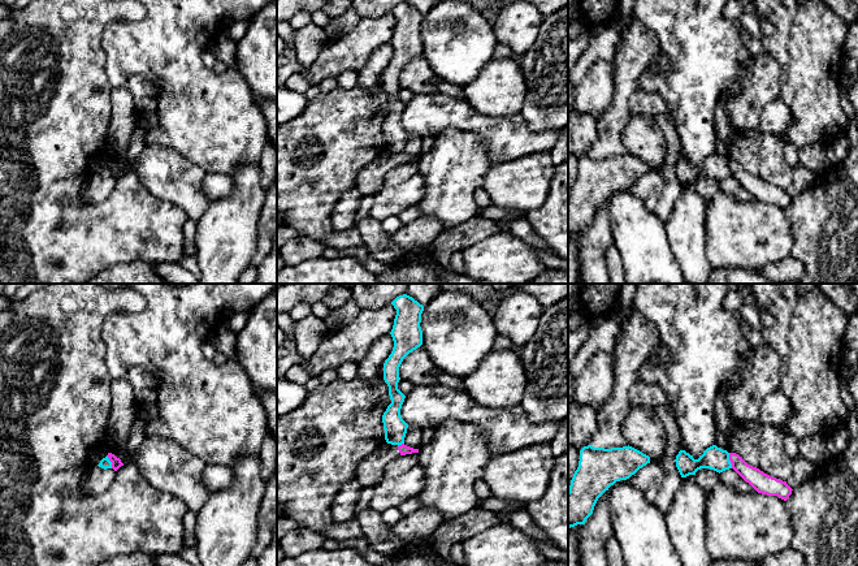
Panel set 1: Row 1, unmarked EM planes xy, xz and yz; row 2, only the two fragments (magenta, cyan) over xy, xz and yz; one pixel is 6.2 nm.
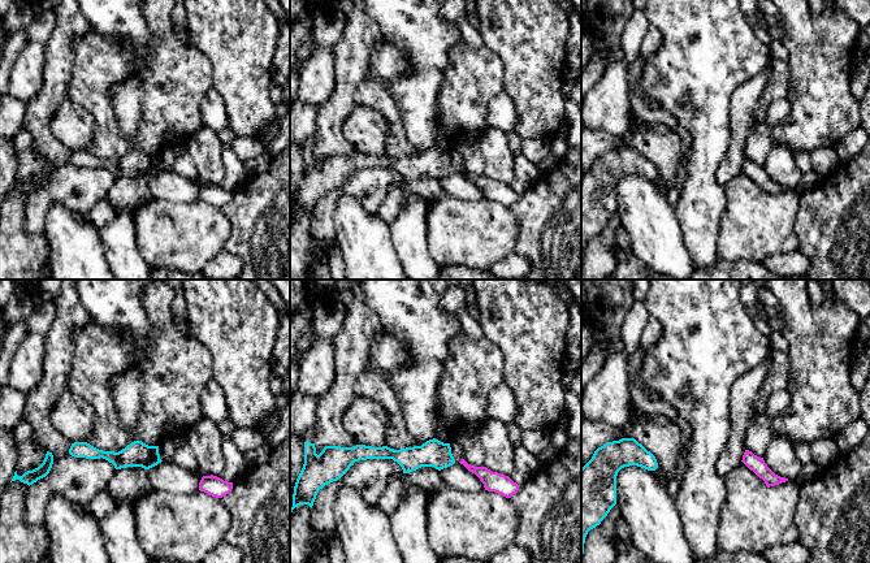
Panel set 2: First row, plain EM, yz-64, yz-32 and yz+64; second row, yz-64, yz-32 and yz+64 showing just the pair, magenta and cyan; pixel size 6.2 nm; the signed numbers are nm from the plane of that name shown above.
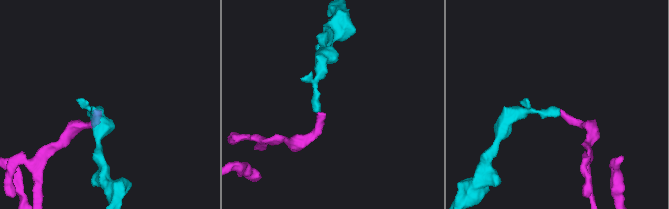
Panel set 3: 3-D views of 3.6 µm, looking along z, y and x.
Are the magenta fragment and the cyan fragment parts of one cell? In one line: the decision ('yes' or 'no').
no

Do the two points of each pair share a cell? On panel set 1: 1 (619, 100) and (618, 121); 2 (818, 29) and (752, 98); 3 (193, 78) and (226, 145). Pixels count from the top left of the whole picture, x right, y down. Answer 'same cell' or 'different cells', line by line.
1: same cell
2: different cells
3: same cell

